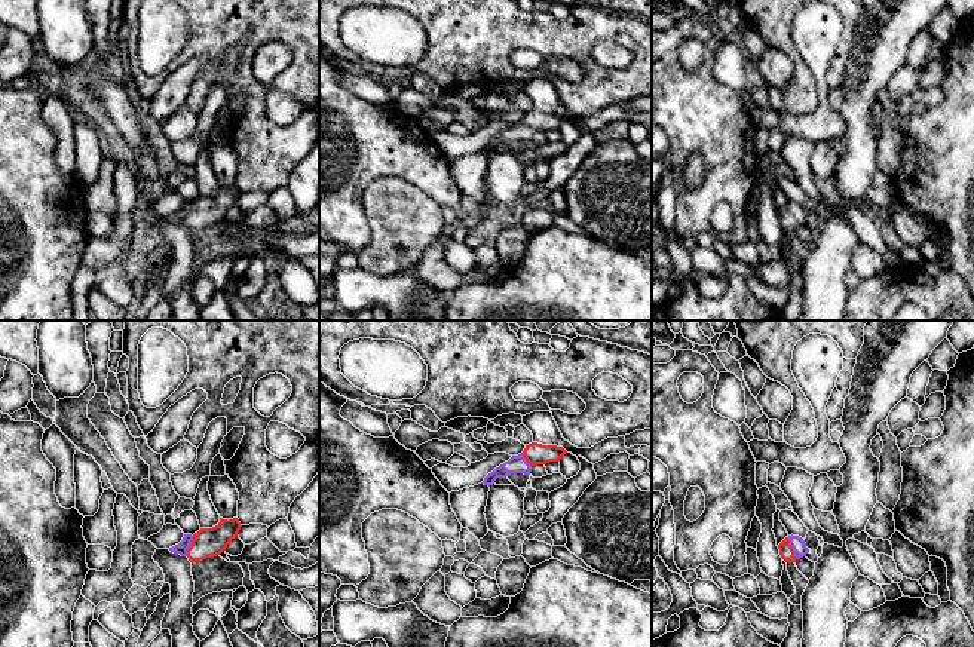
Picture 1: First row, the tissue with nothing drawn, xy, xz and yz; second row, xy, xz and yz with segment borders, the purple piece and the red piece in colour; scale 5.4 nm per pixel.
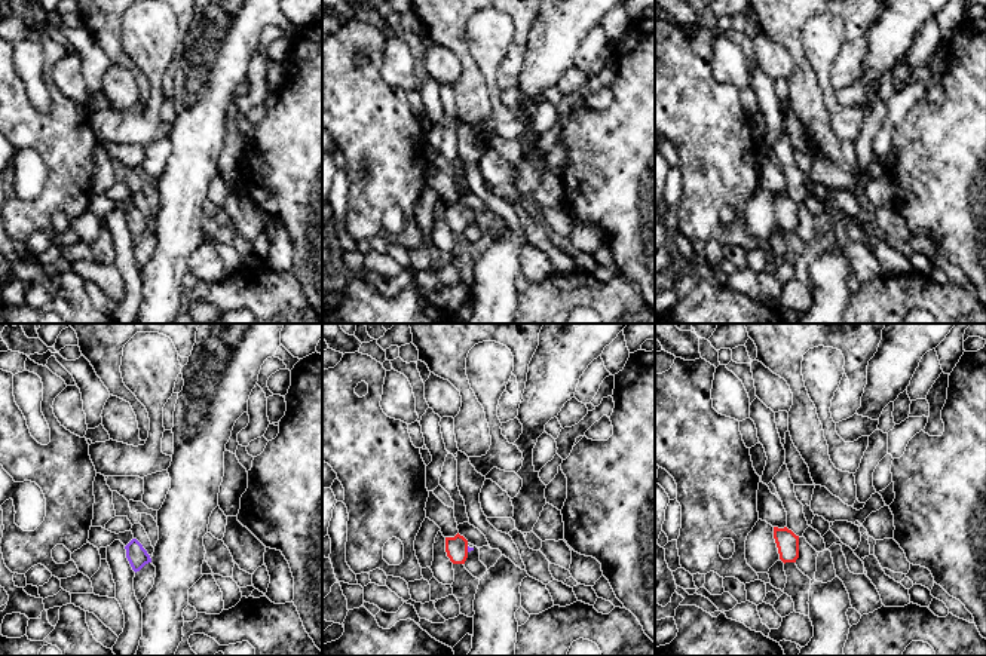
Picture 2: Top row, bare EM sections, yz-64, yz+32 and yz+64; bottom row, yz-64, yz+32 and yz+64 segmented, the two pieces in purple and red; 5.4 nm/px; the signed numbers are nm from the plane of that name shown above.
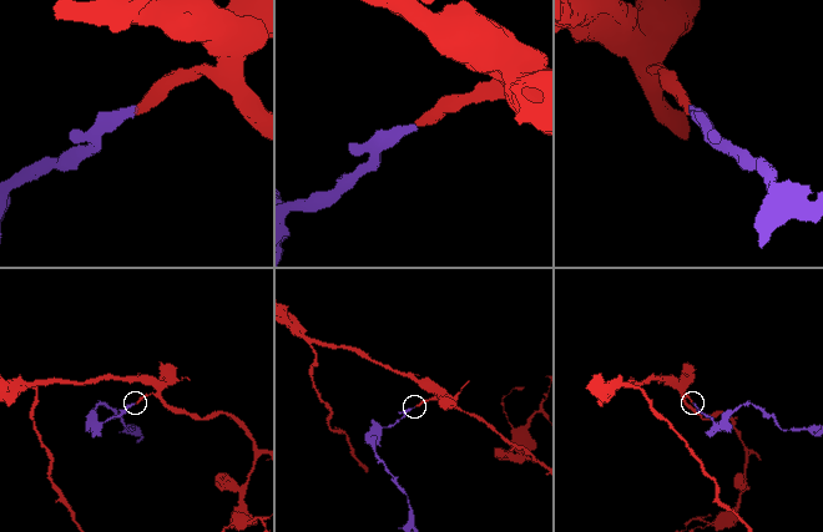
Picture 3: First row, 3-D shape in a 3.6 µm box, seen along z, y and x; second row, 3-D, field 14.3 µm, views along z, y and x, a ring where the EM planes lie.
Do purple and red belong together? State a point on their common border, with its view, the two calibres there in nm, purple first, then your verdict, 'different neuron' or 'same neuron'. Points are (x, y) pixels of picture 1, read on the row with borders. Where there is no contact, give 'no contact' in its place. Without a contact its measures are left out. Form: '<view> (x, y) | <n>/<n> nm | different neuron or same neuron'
yz (792, 546) | 80/80 nm | same neuron

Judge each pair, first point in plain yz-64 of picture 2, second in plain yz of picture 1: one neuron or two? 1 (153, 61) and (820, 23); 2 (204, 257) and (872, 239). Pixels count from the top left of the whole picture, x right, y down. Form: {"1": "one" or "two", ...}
{"1": "one", "2": "two"}

